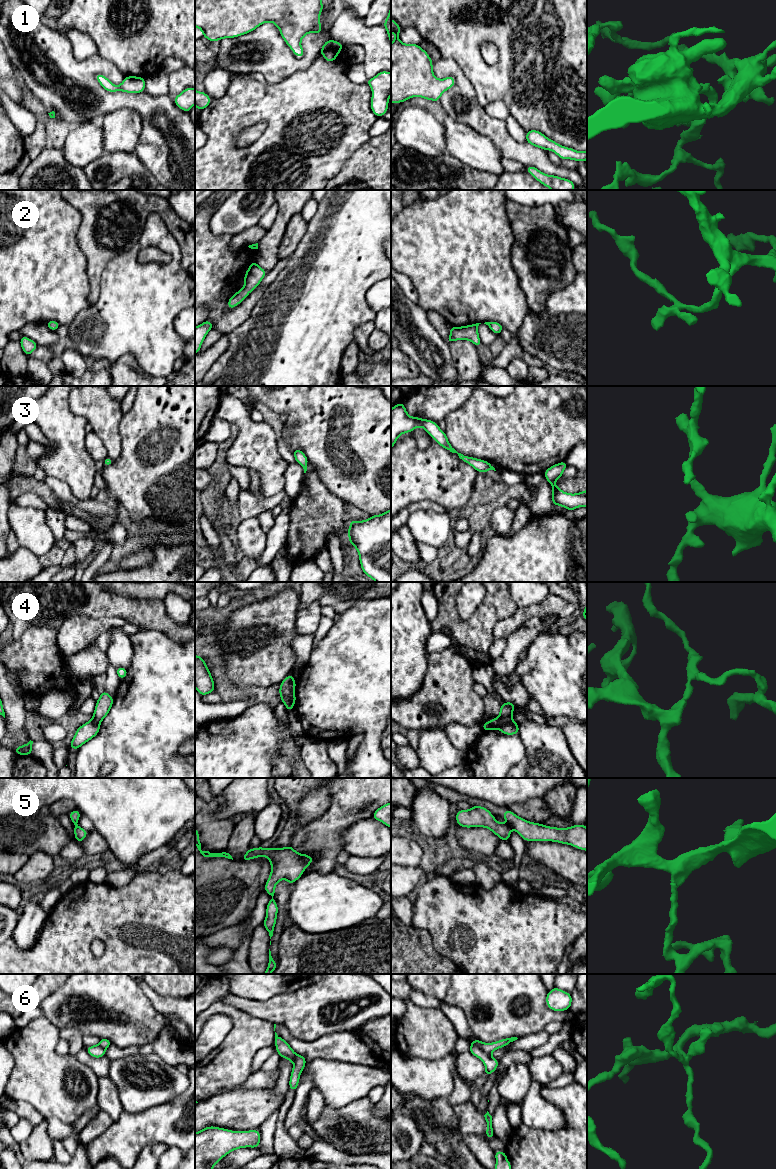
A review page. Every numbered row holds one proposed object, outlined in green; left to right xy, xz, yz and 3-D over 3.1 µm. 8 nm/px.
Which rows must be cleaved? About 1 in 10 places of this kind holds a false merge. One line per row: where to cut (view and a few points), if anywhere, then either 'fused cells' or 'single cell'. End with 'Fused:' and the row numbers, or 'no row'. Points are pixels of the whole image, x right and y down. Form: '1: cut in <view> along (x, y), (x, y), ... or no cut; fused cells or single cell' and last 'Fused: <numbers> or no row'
1: no cut; single cell
2: no cut; single cell
3: no cut; single cell
4: cut in yz along (497, 718), (504, 722), (512, 721); fused cells
5: cut in yz along (507, 824), (512, 827); fused cells
6: cut in yz along (471, 1043), (489, 1054); fused cells
Fused: 4, 5, 6

